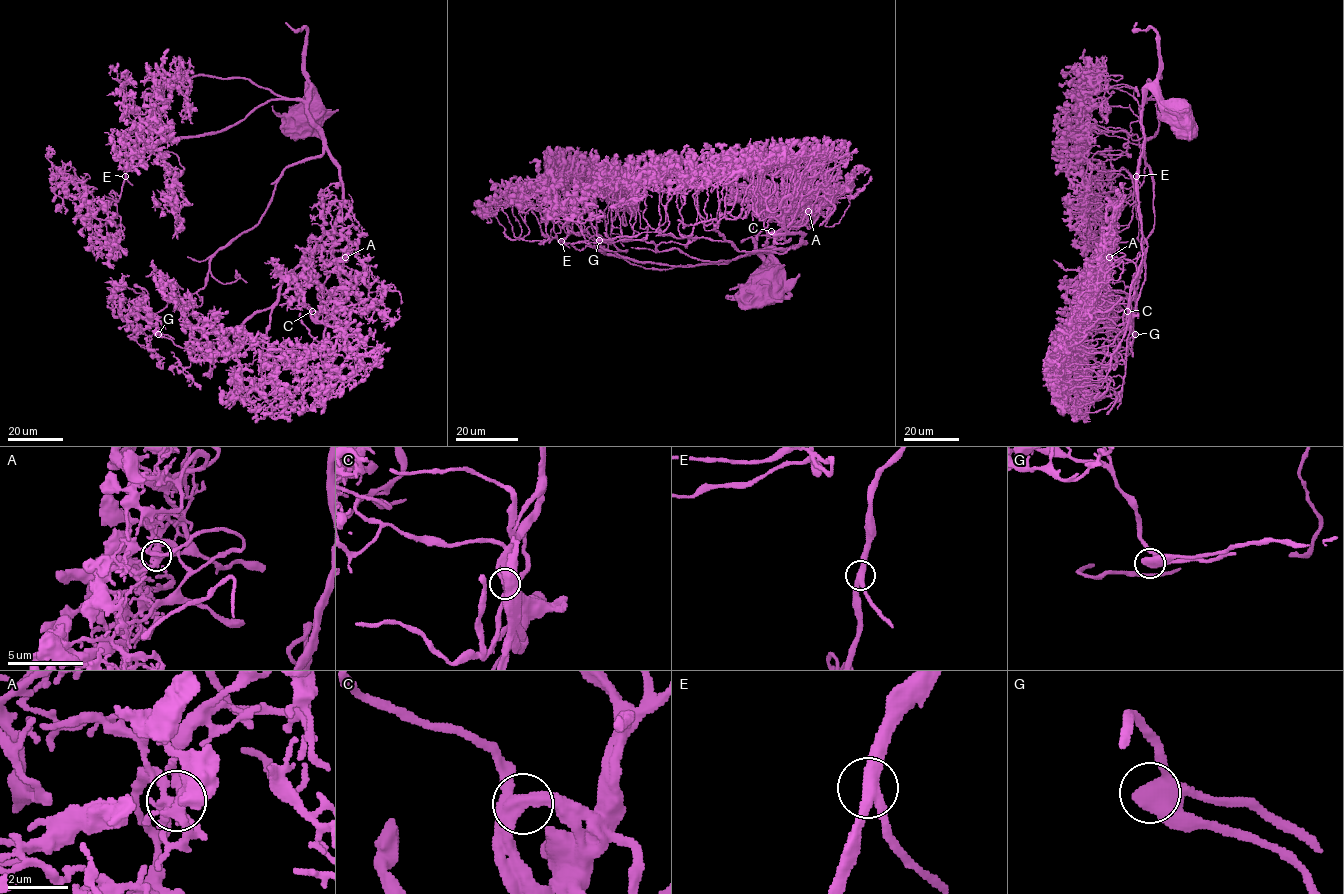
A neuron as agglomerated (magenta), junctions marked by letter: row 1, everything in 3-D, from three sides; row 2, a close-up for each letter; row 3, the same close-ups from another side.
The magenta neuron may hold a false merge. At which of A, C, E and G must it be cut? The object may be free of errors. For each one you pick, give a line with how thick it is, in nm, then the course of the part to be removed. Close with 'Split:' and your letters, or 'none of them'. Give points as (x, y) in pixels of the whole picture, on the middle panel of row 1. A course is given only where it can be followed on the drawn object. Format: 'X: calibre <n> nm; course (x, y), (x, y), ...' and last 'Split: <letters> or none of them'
Split: none of them

